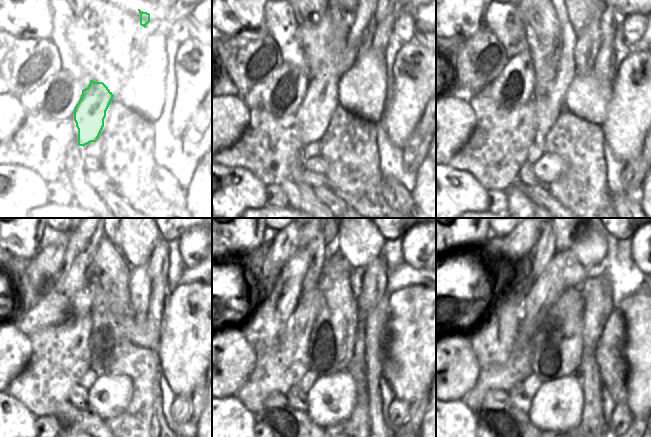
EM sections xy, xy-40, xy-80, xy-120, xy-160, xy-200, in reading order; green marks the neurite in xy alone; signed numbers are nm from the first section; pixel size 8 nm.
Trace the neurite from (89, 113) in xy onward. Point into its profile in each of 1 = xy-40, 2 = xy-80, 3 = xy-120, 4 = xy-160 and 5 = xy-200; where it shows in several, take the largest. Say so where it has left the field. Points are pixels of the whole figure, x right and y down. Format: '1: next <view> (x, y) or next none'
1: next xy-40 (321, 100)
2: next xy-80 (552, 51)
3: next xy-120 (108, 276)
4: next xy-160 (332, 341)
5: next xy-200 (555, 348)

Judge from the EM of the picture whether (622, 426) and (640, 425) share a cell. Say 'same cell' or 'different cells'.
different cells

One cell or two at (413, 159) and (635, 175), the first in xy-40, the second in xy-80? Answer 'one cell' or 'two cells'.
one cell

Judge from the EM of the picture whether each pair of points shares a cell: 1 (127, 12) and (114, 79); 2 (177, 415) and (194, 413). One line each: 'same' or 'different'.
1: same
2: different

